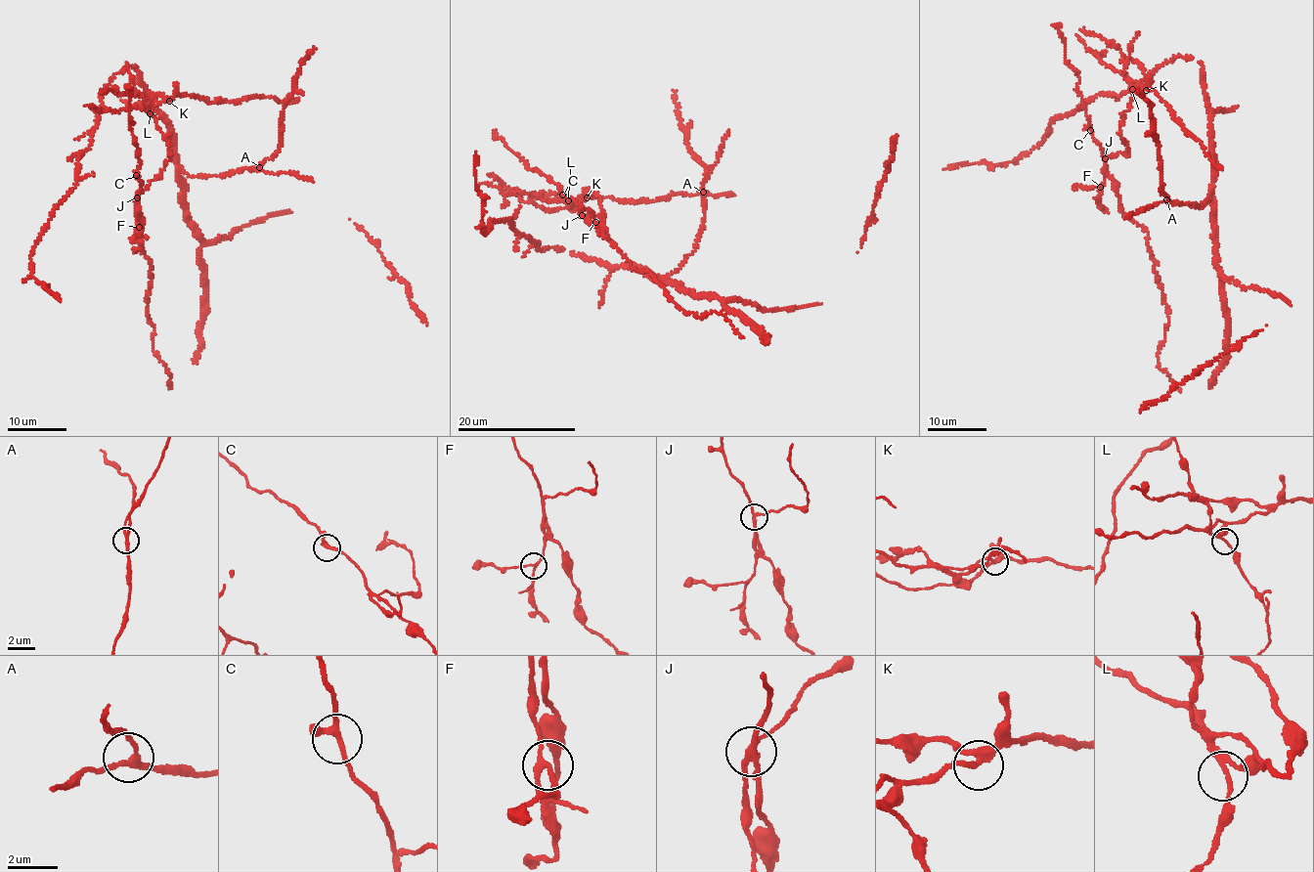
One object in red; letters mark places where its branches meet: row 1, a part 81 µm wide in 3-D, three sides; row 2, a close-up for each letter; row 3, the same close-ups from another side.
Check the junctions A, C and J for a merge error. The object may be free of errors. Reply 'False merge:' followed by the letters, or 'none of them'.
False merge: J

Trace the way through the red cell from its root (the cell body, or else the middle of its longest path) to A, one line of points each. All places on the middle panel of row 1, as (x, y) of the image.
A: (571, 252), (610, 267), (635, 269), (659, 280), (677, 271), (695, 247), (704, 217), (703, 192)

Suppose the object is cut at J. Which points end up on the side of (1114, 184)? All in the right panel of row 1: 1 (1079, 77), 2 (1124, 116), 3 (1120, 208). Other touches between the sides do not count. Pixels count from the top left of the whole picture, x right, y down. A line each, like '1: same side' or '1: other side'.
1: same side
2: other side
3: same side

